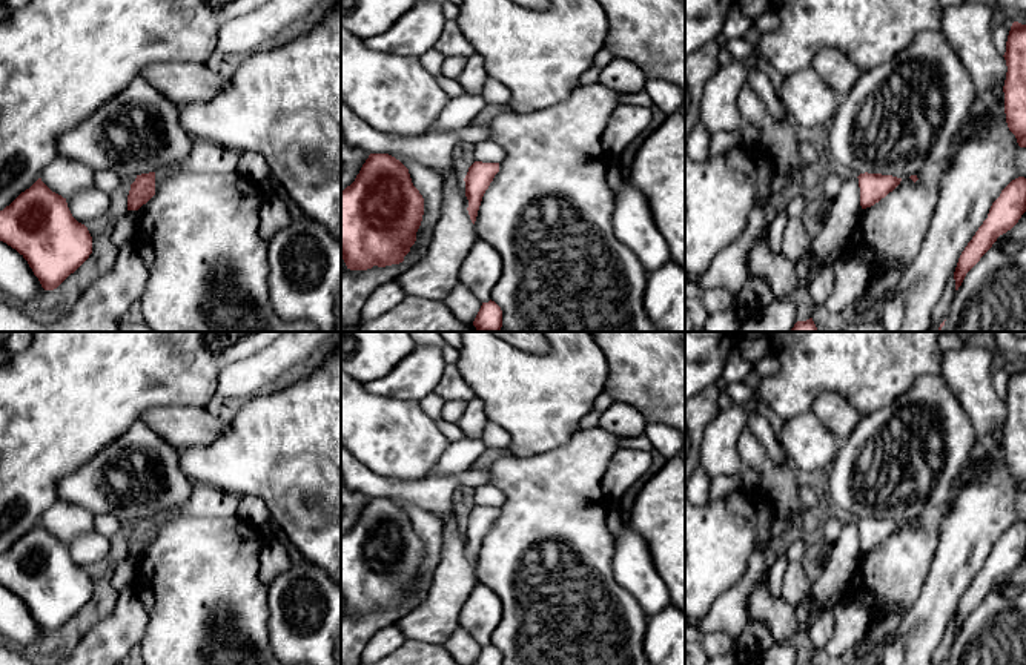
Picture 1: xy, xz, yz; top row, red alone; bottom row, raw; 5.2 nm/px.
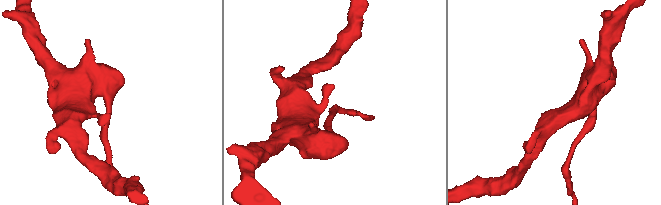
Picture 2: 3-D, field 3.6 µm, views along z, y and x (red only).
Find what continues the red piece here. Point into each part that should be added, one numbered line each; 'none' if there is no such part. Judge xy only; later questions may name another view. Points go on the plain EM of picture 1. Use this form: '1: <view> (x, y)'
none

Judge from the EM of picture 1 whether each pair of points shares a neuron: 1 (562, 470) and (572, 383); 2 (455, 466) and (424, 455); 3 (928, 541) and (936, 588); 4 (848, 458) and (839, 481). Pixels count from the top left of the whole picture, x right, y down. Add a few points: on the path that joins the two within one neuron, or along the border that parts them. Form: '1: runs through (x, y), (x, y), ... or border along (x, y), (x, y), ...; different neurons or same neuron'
1: border along (573, 432), (564, 444), (532, 456); different neurons
2: border along (450, 443), (427, 475); different neurons
3: border along (940, 527), (937, 549), (917, 596); different neurons
4: runs through (848, 464), (845, 475); same neuron

